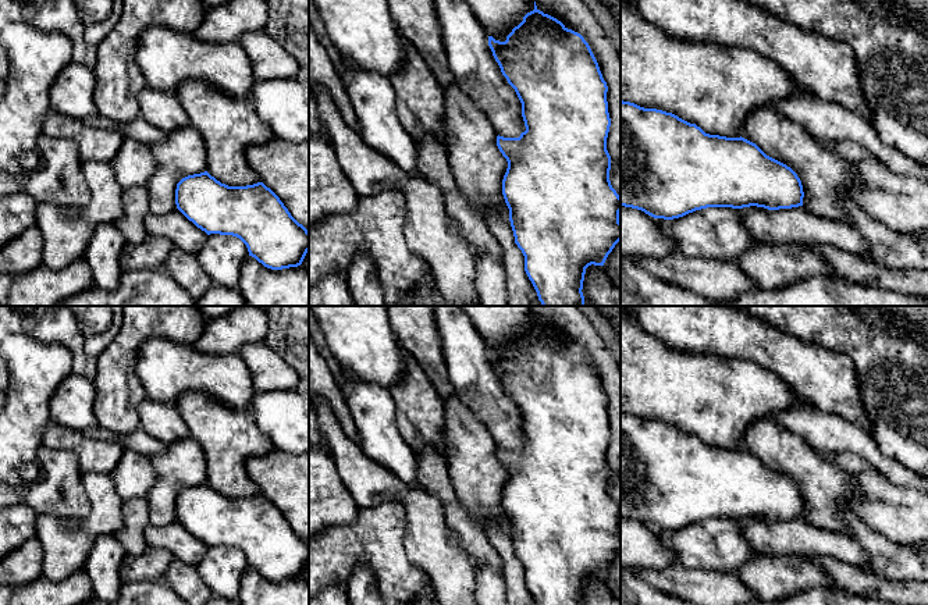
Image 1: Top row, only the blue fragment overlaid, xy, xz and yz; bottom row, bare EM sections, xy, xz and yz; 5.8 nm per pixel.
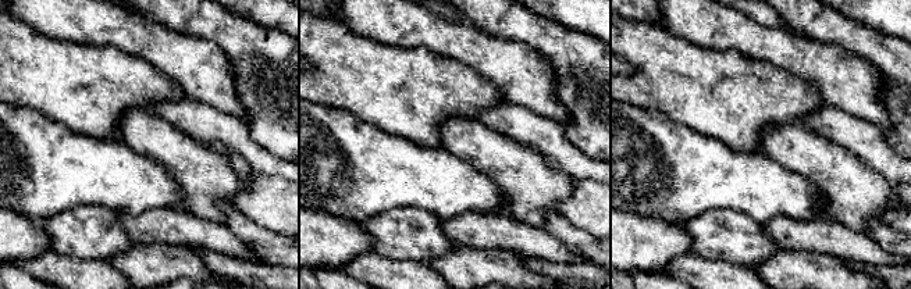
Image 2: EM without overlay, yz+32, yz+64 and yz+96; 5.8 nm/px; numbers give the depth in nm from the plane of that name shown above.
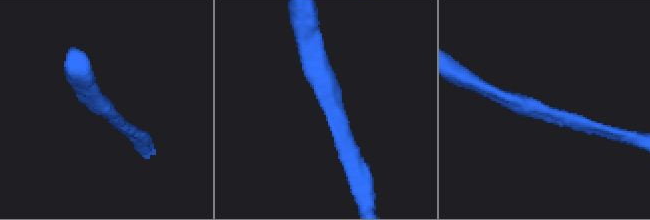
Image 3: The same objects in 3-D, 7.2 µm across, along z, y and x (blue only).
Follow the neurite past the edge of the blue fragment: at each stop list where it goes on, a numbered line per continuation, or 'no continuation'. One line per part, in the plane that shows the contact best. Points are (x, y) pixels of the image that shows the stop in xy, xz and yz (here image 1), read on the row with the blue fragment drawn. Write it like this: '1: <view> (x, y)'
1: xz (477, 74)

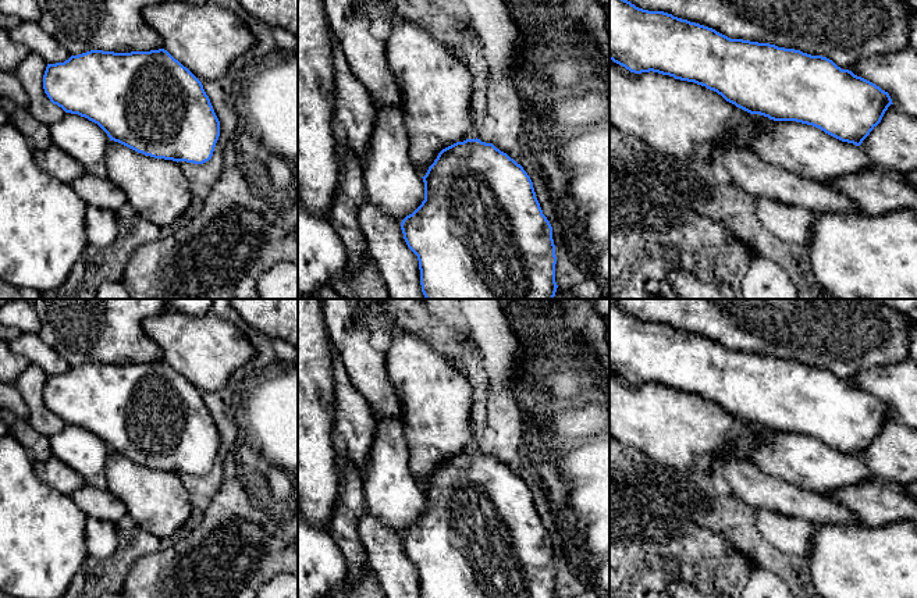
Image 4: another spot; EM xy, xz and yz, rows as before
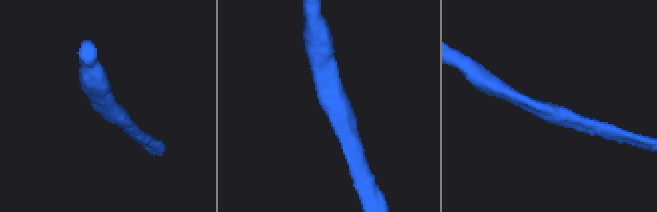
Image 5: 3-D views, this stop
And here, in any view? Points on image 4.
1: yz (806, 150)

